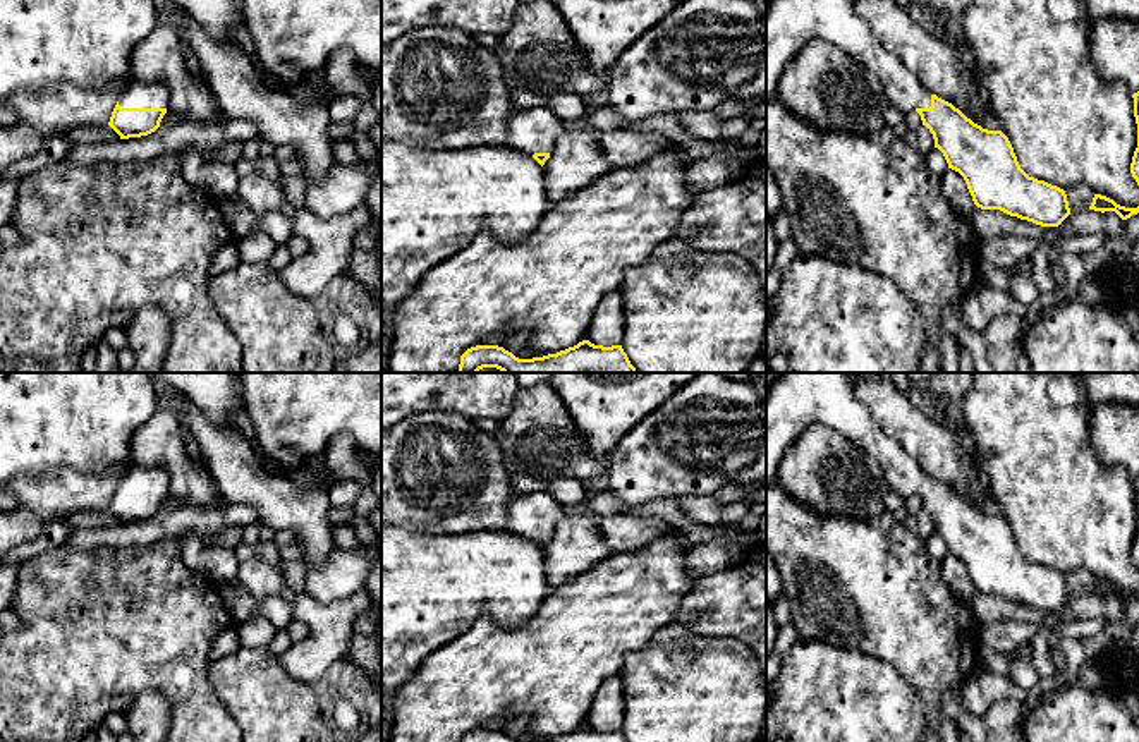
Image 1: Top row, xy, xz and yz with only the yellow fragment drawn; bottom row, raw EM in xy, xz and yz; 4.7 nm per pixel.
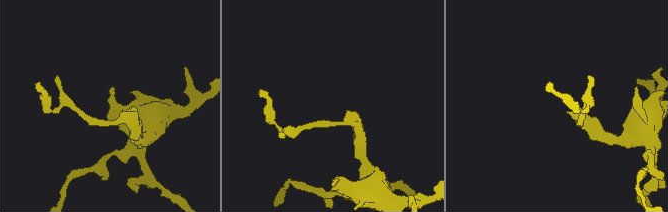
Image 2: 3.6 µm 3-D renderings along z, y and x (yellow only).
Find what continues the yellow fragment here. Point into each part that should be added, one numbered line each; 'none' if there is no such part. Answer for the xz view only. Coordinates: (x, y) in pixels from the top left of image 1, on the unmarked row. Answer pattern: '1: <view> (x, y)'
1: xz (535, 514)

